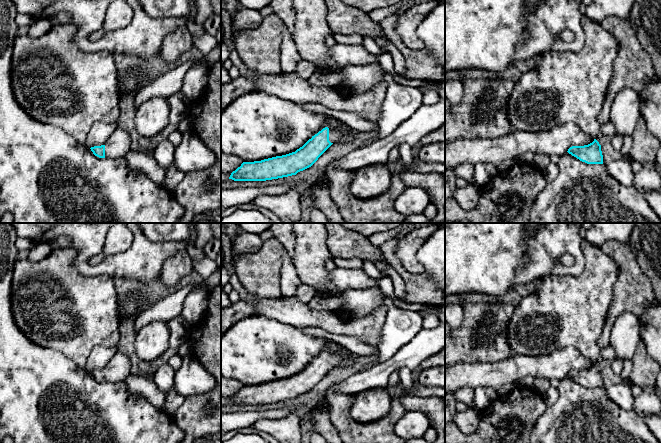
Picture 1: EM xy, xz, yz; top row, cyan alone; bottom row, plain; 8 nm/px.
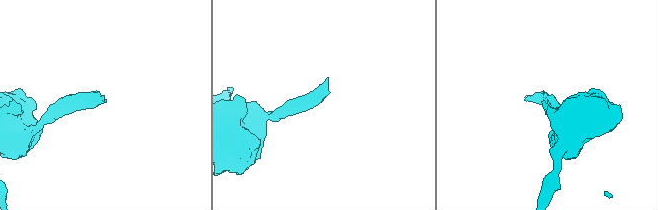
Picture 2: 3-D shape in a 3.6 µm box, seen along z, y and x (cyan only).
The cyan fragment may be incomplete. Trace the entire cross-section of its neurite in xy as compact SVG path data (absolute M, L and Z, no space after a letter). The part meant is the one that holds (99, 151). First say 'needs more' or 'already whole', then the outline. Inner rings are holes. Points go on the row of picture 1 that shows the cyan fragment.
needs more; M118 129L104 145L90 149L99 158L123 158L131 149L131 139L127 132Z

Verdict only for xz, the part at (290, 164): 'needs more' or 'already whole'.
needs more

